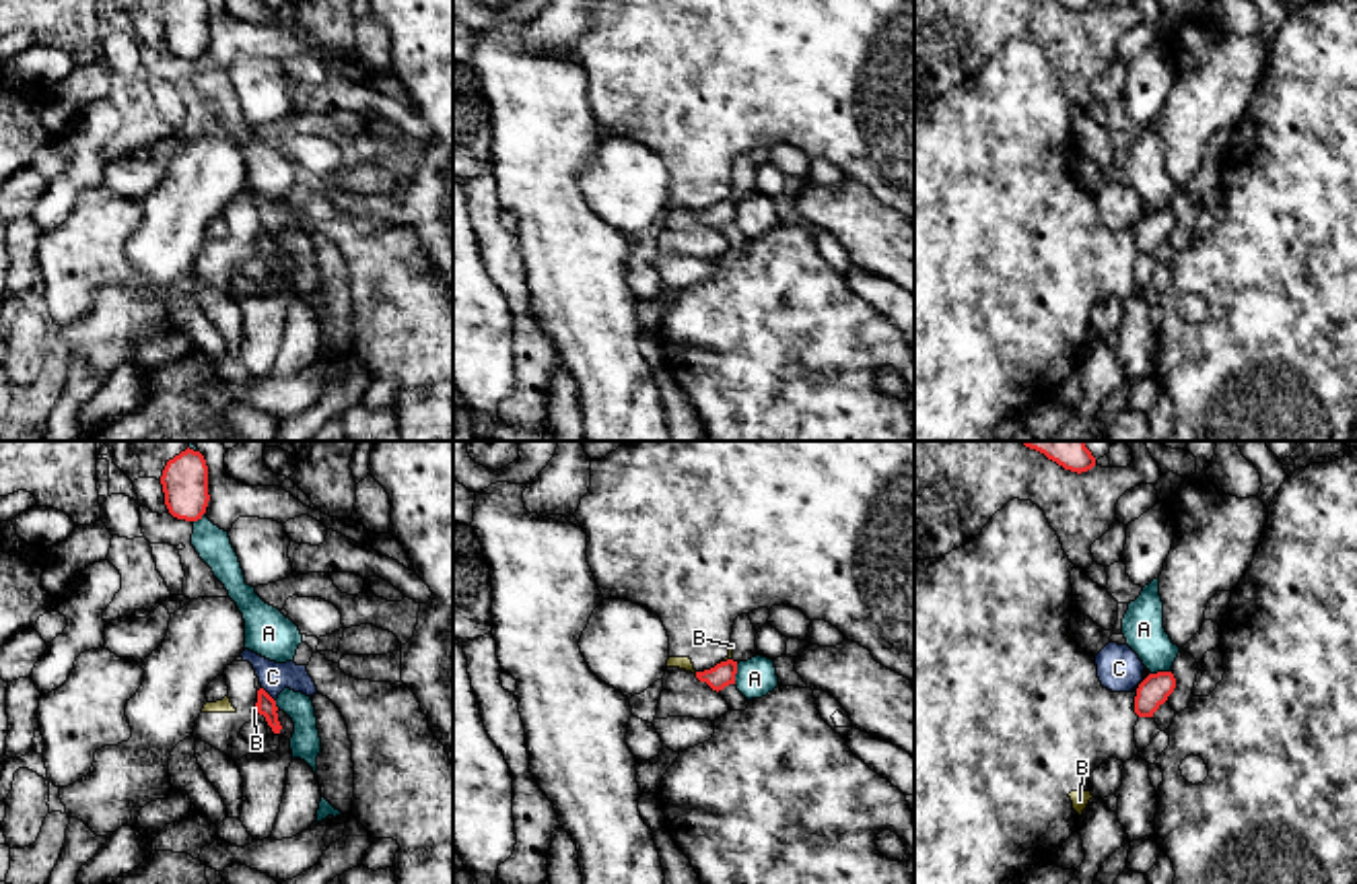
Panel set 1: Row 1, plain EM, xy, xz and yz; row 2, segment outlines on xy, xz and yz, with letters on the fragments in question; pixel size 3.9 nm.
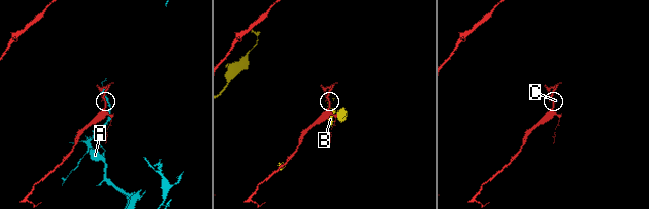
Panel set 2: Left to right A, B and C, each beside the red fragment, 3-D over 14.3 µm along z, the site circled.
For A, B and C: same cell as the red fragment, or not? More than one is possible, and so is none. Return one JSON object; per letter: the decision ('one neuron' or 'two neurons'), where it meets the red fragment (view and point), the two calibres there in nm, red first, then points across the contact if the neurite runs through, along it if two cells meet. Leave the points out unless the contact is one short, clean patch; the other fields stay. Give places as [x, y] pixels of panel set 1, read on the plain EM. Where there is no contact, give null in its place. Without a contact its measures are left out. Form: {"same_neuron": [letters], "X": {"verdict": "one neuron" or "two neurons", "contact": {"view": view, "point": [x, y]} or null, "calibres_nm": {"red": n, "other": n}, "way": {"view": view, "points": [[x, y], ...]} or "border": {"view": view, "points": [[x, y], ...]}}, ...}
{"same_neuron": [], "A": {"verdict": "two neurons", "contact": {"view": "xz", "point": [736, 211]}, "calibres_nm": {"red": 90, "other": 150}}, "B": {"verdict": "two neurons", "contact": {"view": "xz", "point": [723, 200]}, "calibres_nm": {"red": 90, "other": 20}}, "C": {"verdict": "two neurons", "contact": {"view": "xy", "point": [268, 233]}, "calibres_nm": {"red": 80, "other": 110}, "border": {"view": "xy", "points": [[262, 225], [274, 240]]}}}

